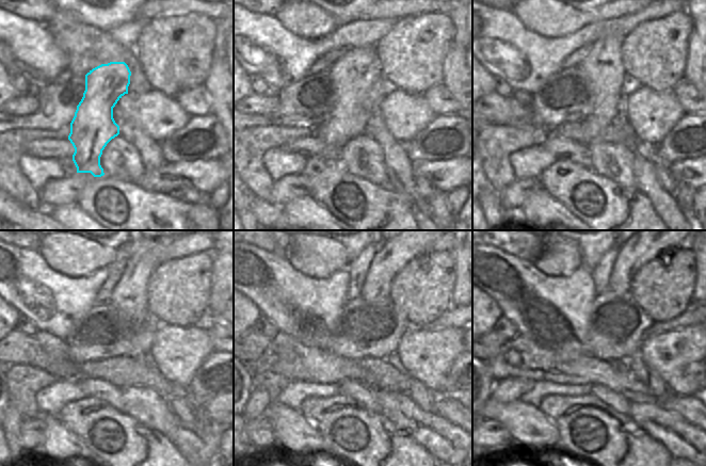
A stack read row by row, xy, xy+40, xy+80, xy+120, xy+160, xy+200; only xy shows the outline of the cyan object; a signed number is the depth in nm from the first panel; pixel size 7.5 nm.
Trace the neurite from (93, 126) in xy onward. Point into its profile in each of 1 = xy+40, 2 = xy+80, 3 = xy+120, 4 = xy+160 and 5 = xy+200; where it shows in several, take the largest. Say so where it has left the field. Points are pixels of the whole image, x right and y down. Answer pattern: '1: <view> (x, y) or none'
1: xy+40 (353, 76)
2: xy+80 (602, 71)
3: xy+120 (130, 294)
4: xy+160 (394, 255)
5: xy+200 (632, 255)

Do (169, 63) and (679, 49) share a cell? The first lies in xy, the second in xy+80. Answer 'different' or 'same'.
same

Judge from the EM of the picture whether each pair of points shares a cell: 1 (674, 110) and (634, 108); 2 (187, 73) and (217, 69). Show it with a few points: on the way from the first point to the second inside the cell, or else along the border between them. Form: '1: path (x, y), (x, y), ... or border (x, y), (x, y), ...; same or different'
1: path (664, 110), (646, 110), (643, 108); same
2: border (213, 58), (209, 75), (203, 83); different

